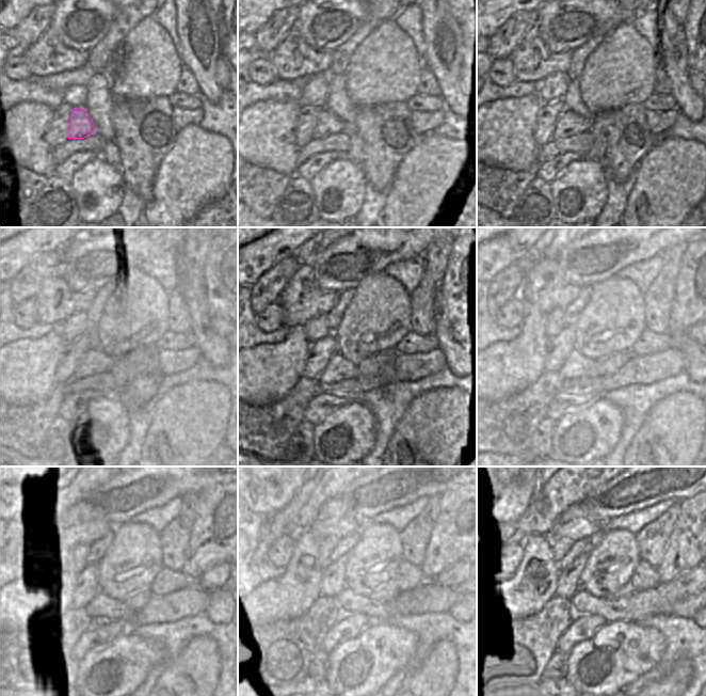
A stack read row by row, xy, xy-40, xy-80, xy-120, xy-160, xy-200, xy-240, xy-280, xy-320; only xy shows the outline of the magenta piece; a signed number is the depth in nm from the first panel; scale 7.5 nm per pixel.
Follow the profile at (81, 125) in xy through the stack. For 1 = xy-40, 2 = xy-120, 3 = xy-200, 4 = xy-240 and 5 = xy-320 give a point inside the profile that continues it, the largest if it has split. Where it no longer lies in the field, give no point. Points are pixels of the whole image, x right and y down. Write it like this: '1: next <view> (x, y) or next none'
1: next xy-40 (327, 124)
2: next xy-120 (95, 361)
3: next xy-200 (577, 365)
4: next xy-240 (101, 605)
5: next xy-320 (659, 600)

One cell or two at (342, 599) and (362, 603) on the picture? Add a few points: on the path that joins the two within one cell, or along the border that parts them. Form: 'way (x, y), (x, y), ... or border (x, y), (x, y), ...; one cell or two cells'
way (347, 600), (350, 603), (357, 603); one cell

